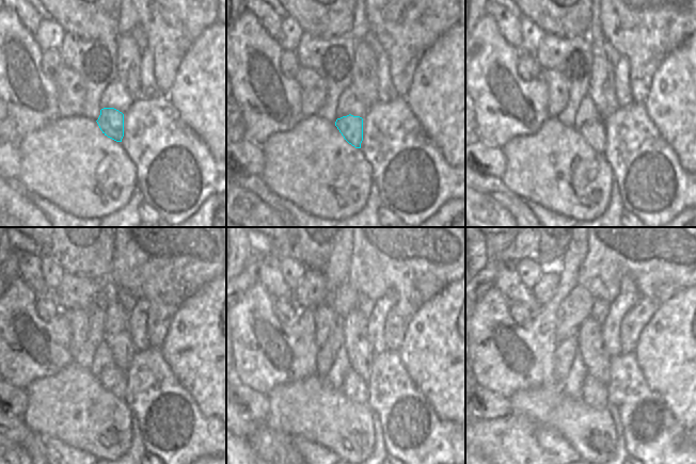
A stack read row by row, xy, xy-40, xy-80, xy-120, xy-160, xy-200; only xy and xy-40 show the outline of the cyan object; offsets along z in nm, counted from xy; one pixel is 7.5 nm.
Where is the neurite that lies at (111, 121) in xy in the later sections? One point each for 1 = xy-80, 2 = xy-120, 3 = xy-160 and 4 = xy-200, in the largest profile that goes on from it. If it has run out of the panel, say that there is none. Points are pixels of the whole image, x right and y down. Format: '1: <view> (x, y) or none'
1: xy-80 (592, 132)
2: xy-120 (114, 380)
3: xy-160 (354, 387)
4: xy-200 (594, 394)

